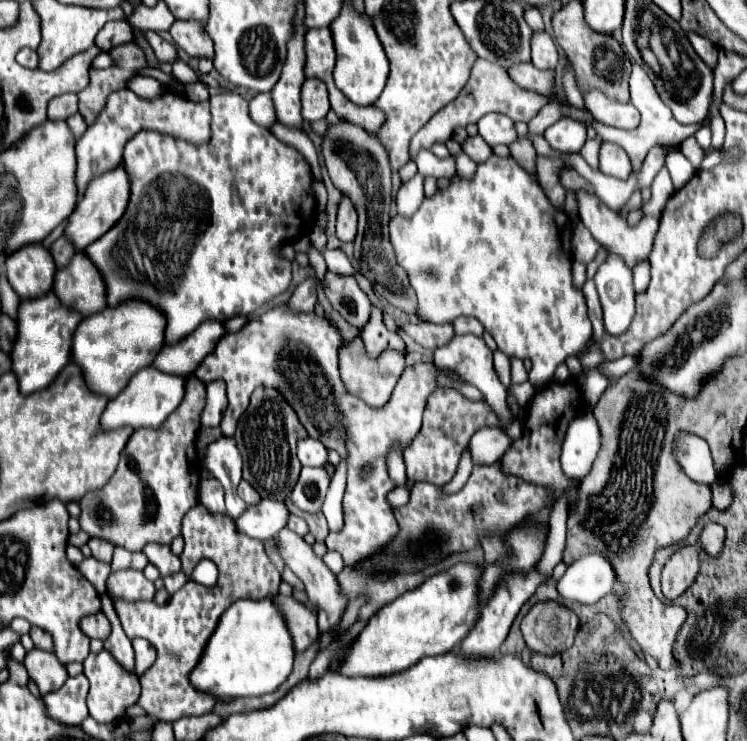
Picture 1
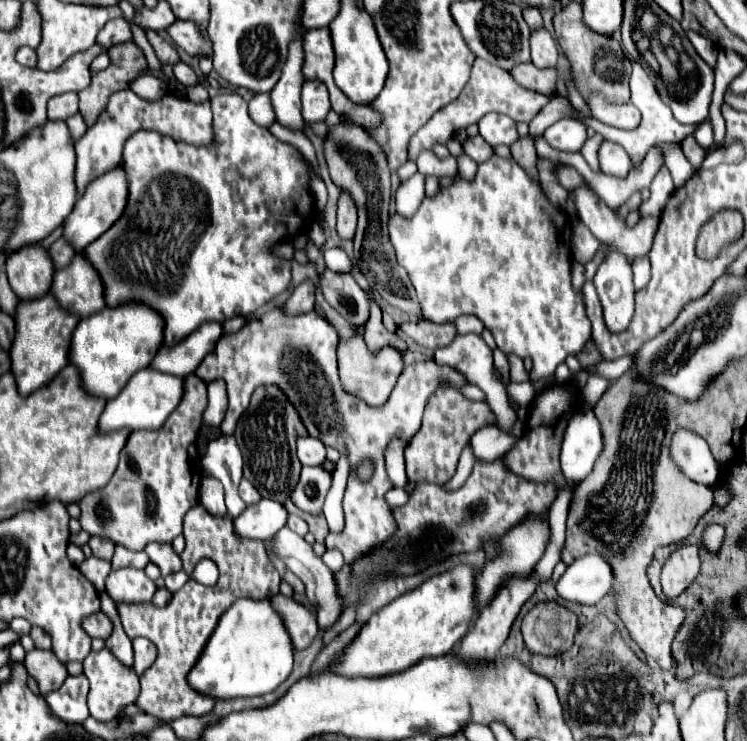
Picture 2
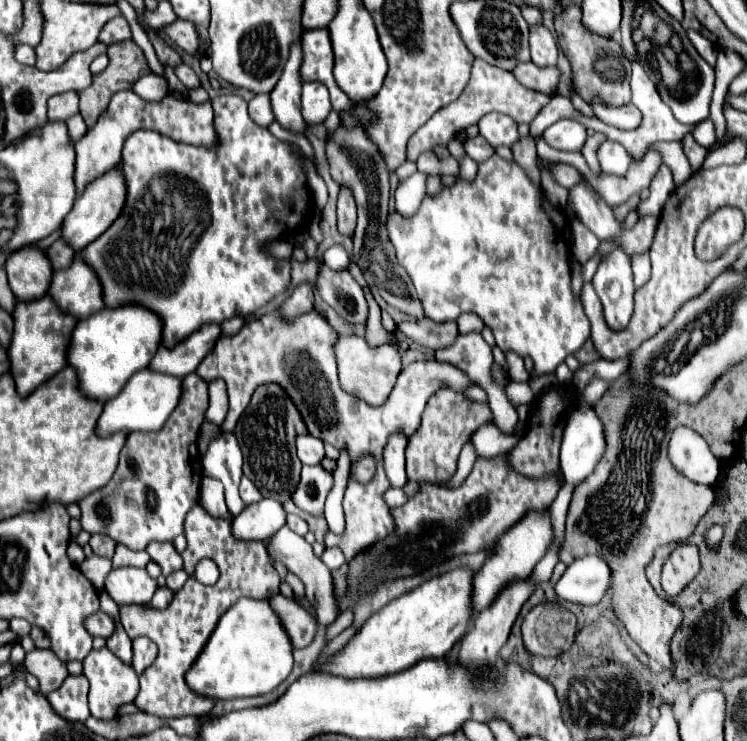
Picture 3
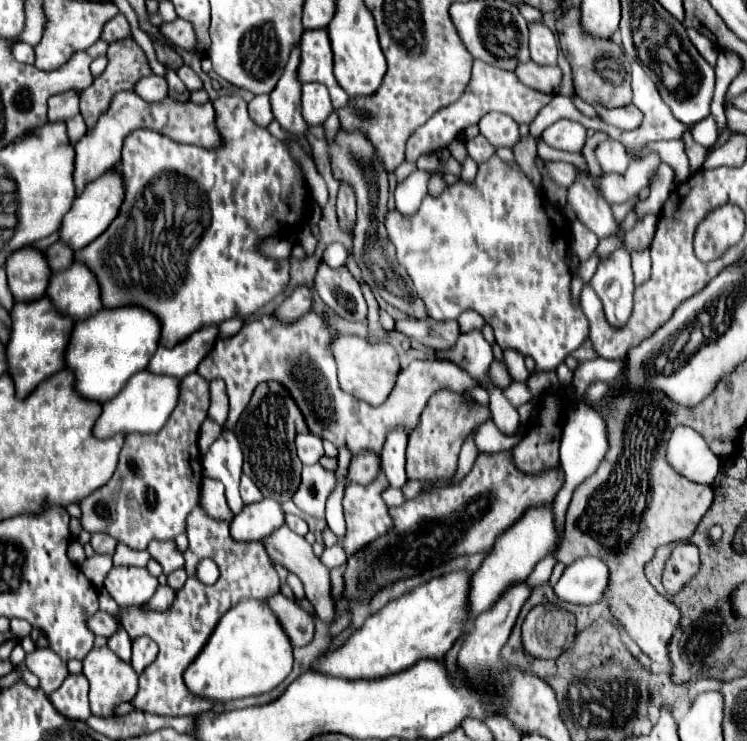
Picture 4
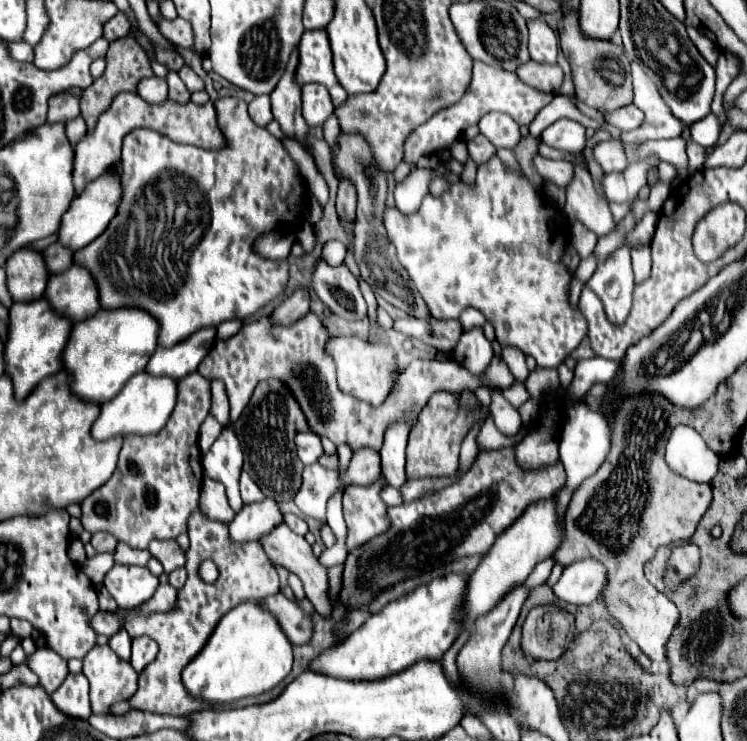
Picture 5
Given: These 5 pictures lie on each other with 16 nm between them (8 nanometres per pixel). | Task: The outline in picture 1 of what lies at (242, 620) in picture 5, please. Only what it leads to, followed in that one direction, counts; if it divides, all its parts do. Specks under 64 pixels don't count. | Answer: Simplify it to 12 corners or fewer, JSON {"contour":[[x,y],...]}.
{"contour":[[272,598],[236,600],[190,684],[214,698],[274,692],[294,646]]}

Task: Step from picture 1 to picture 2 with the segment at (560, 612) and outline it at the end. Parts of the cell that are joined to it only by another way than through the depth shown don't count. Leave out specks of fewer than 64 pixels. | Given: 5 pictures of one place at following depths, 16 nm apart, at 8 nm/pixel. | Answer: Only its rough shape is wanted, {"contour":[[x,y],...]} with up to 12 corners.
{"contour":[[536,604],[522,620],[532,654],[558,656],[574,644],[576,614]]}

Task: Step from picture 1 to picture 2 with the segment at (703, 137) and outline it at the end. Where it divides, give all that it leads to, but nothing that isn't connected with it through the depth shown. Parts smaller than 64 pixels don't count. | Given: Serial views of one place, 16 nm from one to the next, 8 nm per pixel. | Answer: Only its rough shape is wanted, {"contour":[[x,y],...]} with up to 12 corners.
{"contour":[[710,120],[700,122],[694,138],[702,148],[710,150],[714,130]]}

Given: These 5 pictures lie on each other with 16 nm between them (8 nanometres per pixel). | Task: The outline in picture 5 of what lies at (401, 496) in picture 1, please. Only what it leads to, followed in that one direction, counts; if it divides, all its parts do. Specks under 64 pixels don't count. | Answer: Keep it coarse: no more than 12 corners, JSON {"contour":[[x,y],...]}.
{"contour":[[390,484],[382,488],[380,498],[388,506],[398,506],[402,502],[400,490]]}

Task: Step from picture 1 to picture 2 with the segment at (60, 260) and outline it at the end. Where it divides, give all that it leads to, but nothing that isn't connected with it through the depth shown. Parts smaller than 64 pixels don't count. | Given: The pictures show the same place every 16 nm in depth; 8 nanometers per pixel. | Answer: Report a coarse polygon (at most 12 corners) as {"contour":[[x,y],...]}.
{"contour":[[58,238],[48,250],[56,270],[66,268],[74,248]]}

